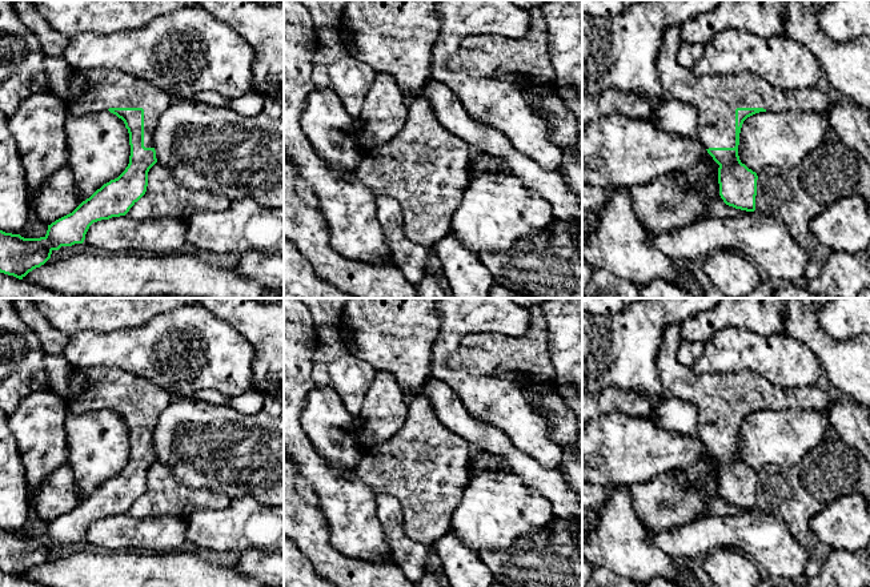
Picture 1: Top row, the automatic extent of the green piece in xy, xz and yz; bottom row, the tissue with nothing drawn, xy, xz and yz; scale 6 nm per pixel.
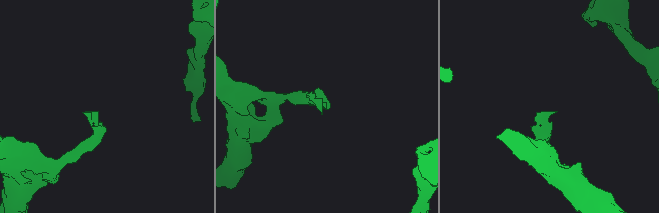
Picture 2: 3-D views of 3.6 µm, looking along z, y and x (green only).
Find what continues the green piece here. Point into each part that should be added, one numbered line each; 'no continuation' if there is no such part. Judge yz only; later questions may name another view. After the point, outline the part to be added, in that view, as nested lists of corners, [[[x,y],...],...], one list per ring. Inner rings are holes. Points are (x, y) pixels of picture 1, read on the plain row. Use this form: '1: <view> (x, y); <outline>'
1: yz (716, 395); [[[667,325],[657,355],[657,370],[665,395],[697,406],[698,437],[706,447],[735,445],[735,407],[763,406],[767,410],[825,411],[827,393],[817,385],[805,387],[774,386],[750,371],[694,374],[679,363],[681,325]]]

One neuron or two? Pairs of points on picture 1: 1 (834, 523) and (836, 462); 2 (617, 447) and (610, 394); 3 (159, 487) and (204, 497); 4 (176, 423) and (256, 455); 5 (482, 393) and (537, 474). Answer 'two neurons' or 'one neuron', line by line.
1: two neurons
2: two neurons
3: one neuron
4: one neuron
5: two neurons

